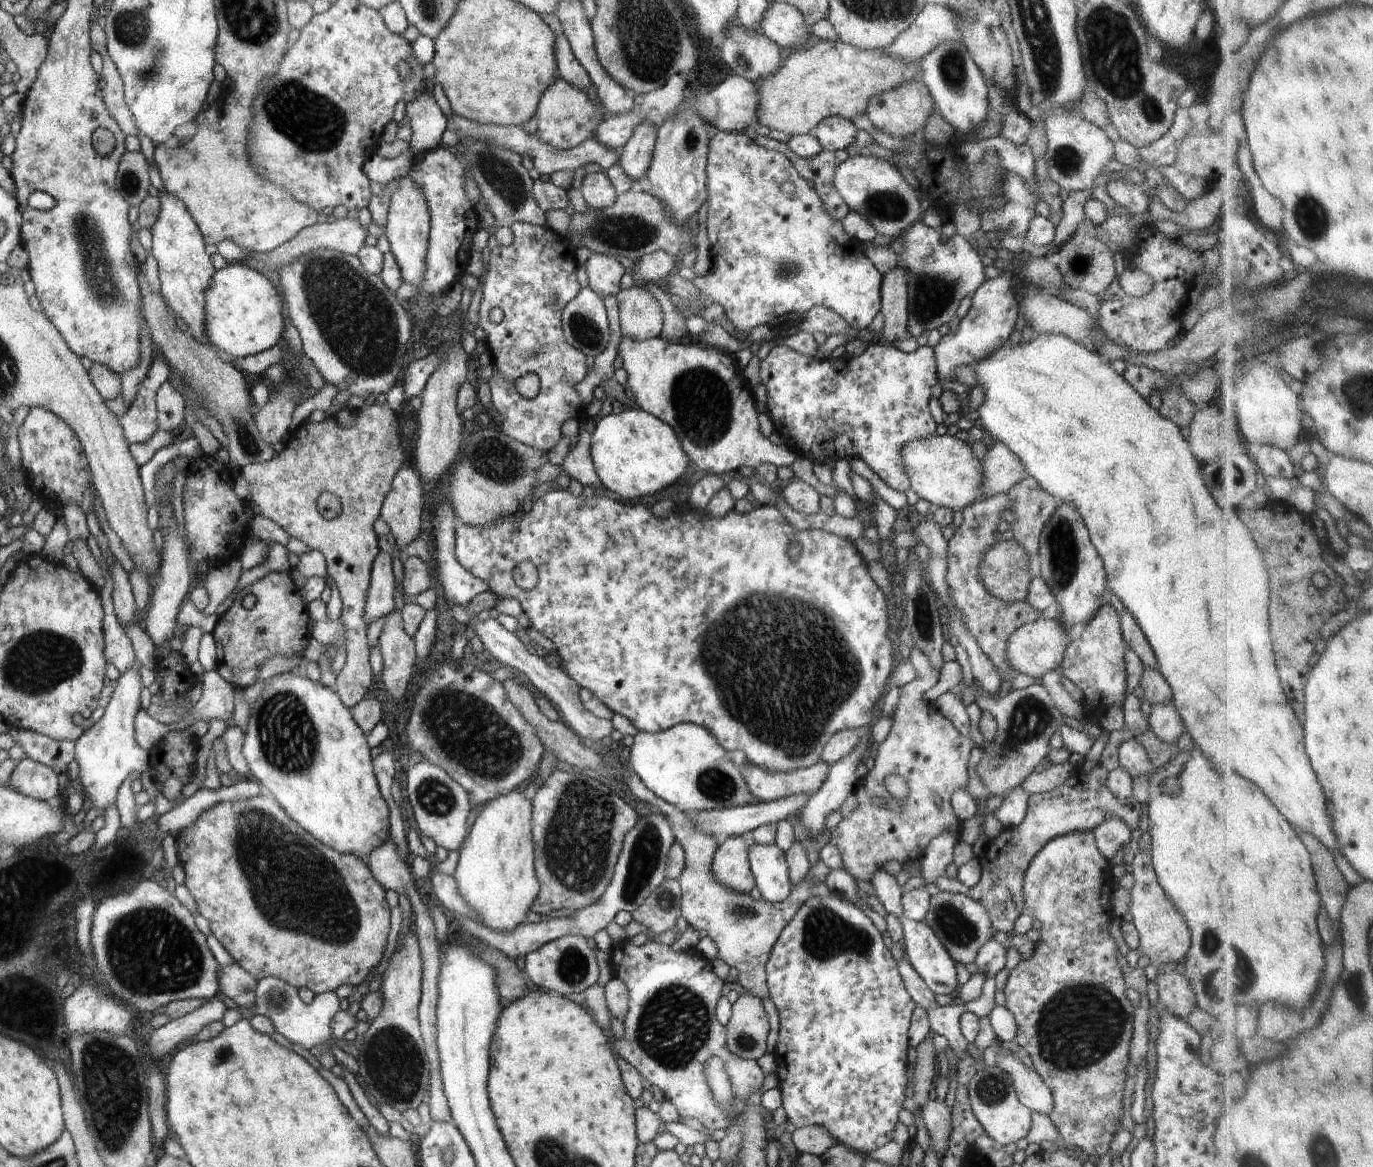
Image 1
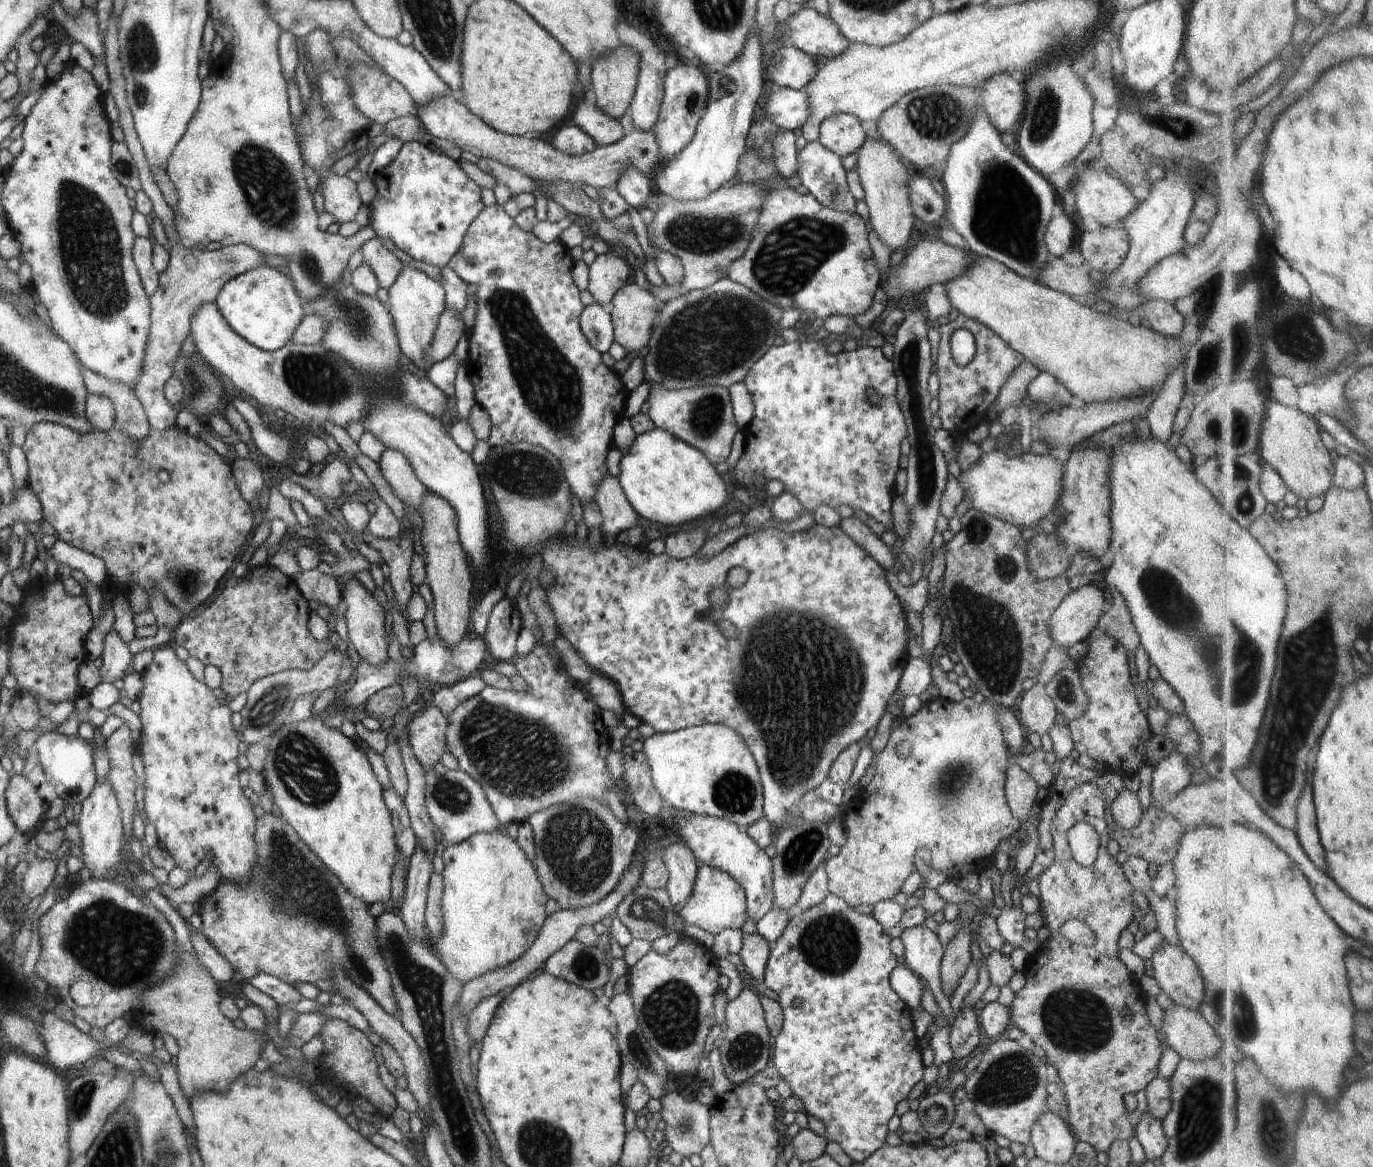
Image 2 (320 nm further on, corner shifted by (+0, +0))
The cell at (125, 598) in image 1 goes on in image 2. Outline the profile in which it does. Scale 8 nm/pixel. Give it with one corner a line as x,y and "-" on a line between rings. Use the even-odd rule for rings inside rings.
112,630
106,634
102,658
102,668
100,668
100,683
108,682
113,684
118,679
122,679
126,670
133,666
133,655
129,646
120,638
120,634

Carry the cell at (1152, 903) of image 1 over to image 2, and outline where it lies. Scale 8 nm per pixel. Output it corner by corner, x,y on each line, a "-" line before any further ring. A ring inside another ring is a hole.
1167,942
1152,955
1154,979
1162,991
1180,1006
1199,1010
1204,1000
1204,984
1200,970
1181,948

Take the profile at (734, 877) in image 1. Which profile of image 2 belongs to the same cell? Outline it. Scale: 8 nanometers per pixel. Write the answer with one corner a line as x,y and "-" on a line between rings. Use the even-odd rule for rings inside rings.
700,865
691,896
678,915
681,923
694,924
698,928
716,935
721,930
742,929
748,916
746,910
748,910
746,892
728,872

